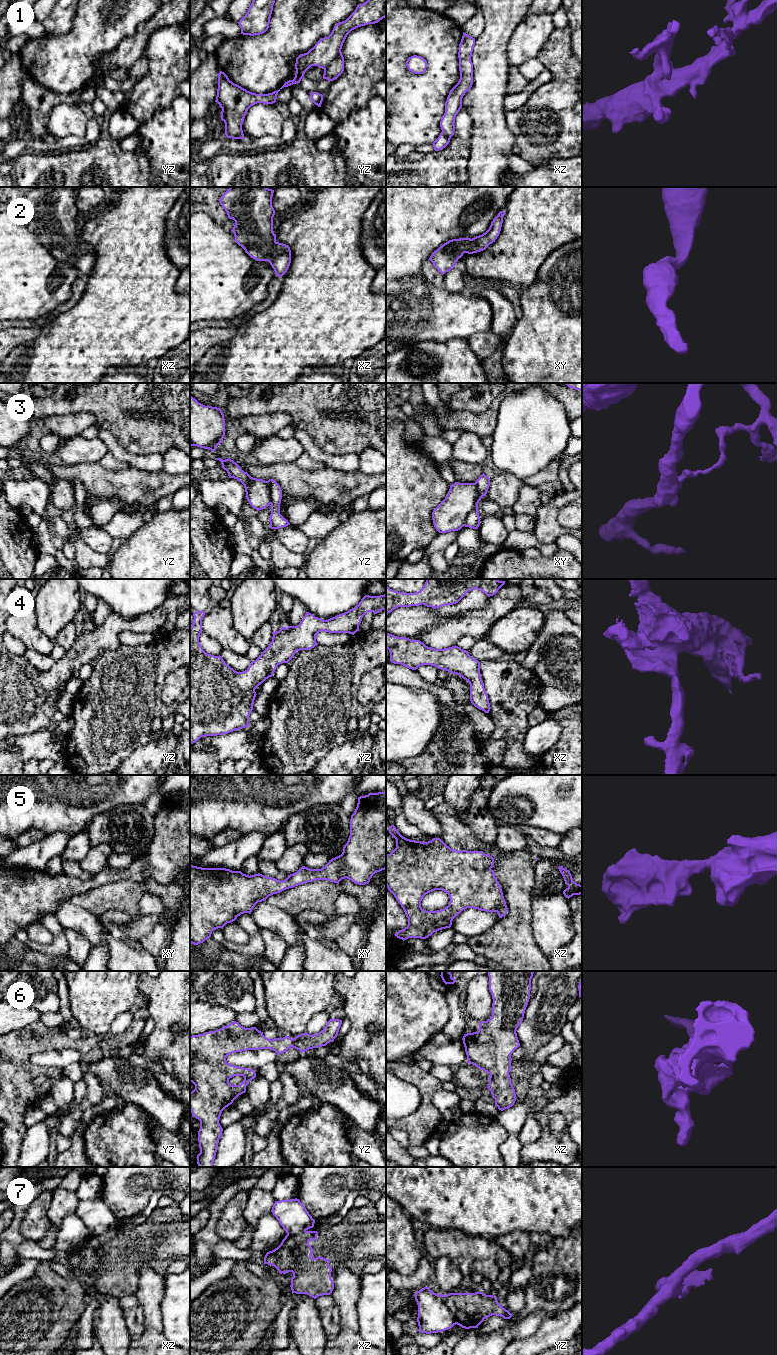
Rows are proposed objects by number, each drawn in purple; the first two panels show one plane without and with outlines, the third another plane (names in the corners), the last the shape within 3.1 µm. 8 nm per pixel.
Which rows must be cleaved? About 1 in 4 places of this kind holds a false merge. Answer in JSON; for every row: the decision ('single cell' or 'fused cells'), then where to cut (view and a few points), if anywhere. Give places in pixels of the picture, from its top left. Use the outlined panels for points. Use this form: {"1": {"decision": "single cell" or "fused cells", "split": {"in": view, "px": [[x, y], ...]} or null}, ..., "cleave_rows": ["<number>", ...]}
{"1": {"decision": "single cell", "split": null}, "2": {"decision": "single cell", "split": null}, "3": {"decision": "fused cells", "split": {"in": "xy", "px": [[475, 483], [476, 504], [463, 525]]}}, "4": {"decision": "single cell", "split": null}, "5": {"decision": "single cell", "split": null}, "6": {"decision": "single cell", "split": null}, "7": {"decision": "fused cells", "split": {"in": "yz", "px": [[443, 1295], [444, 1302], [456, 1323]]}}, "cleave_rows": ["3", "7"]}

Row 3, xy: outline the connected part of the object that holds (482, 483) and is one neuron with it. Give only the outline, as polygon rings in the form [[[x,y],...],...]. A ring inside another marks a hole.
[[[484,473],[476,480],[476,490],[477,490],[477,504],[475,505],[474,509],[469,513],[467,516],[464,526],[478,529],[480,525],[480,516],[478,513],[478,503],[483,496],[486,496],[487,491],[490,485],[490,478],[487,477]]]

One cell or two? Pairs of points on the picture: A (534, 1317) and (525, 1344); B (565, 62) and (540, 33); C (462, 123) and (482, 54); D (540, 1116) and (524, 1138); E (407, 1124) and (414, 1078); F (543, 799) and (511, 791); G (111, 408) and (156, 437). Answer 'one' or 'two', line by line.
A: two
B: two
C: two
D: two
E: one
F: one
G: one

